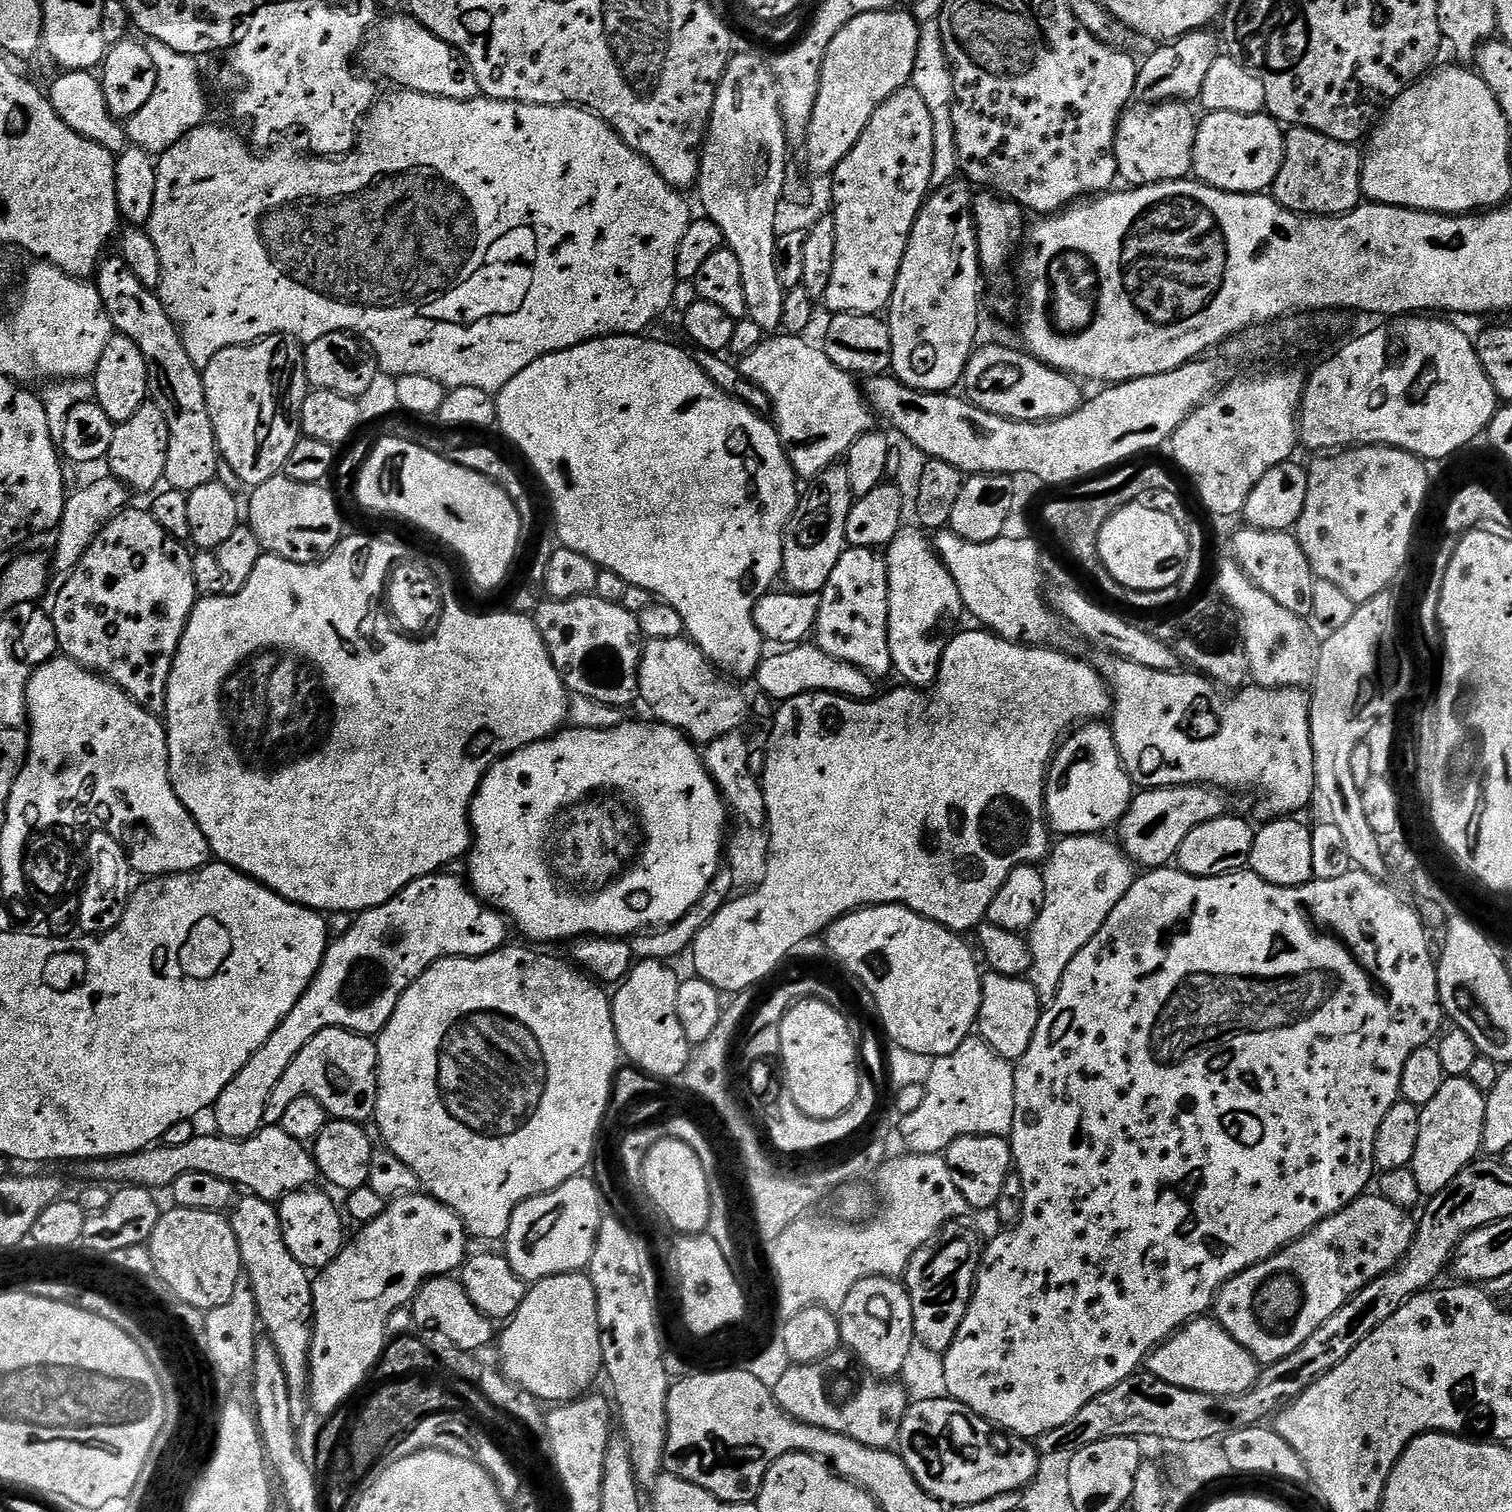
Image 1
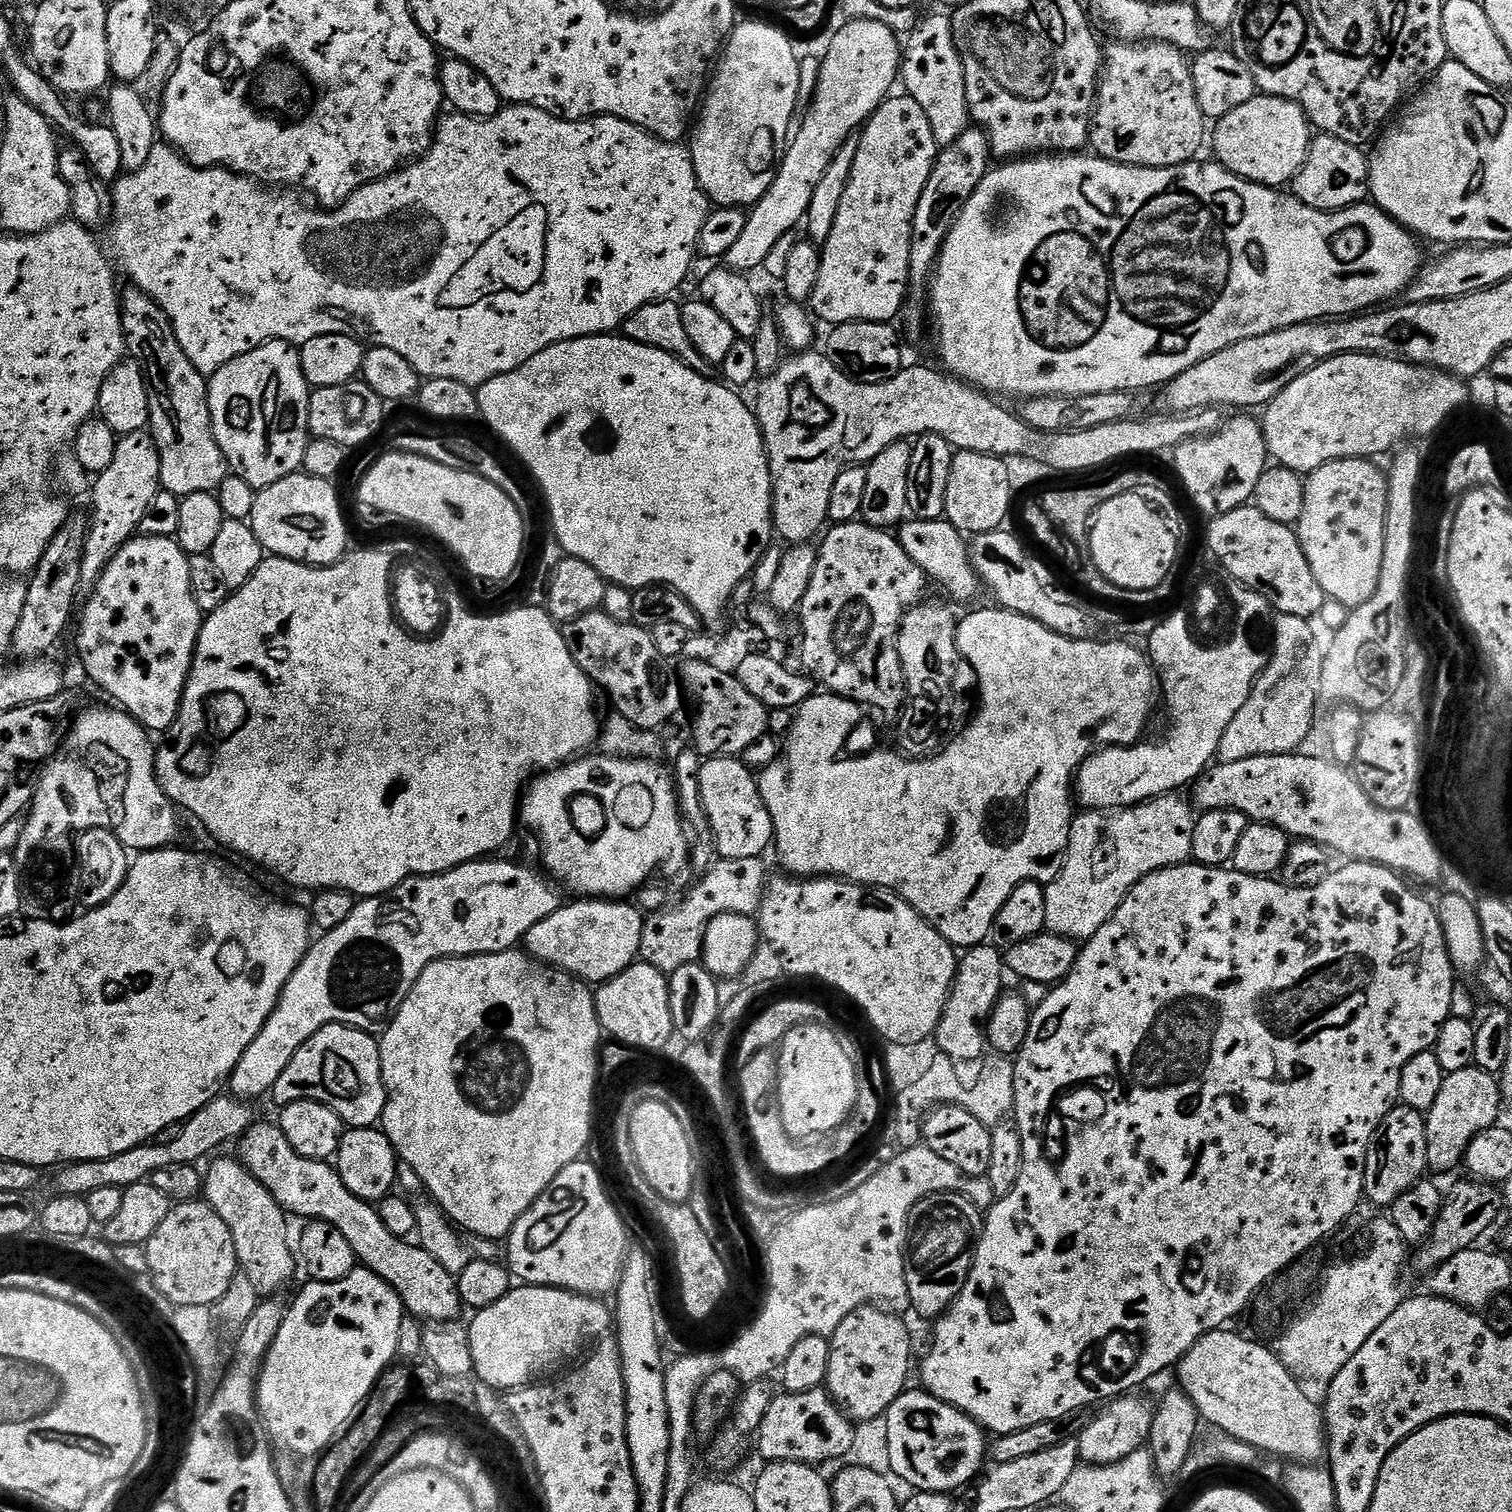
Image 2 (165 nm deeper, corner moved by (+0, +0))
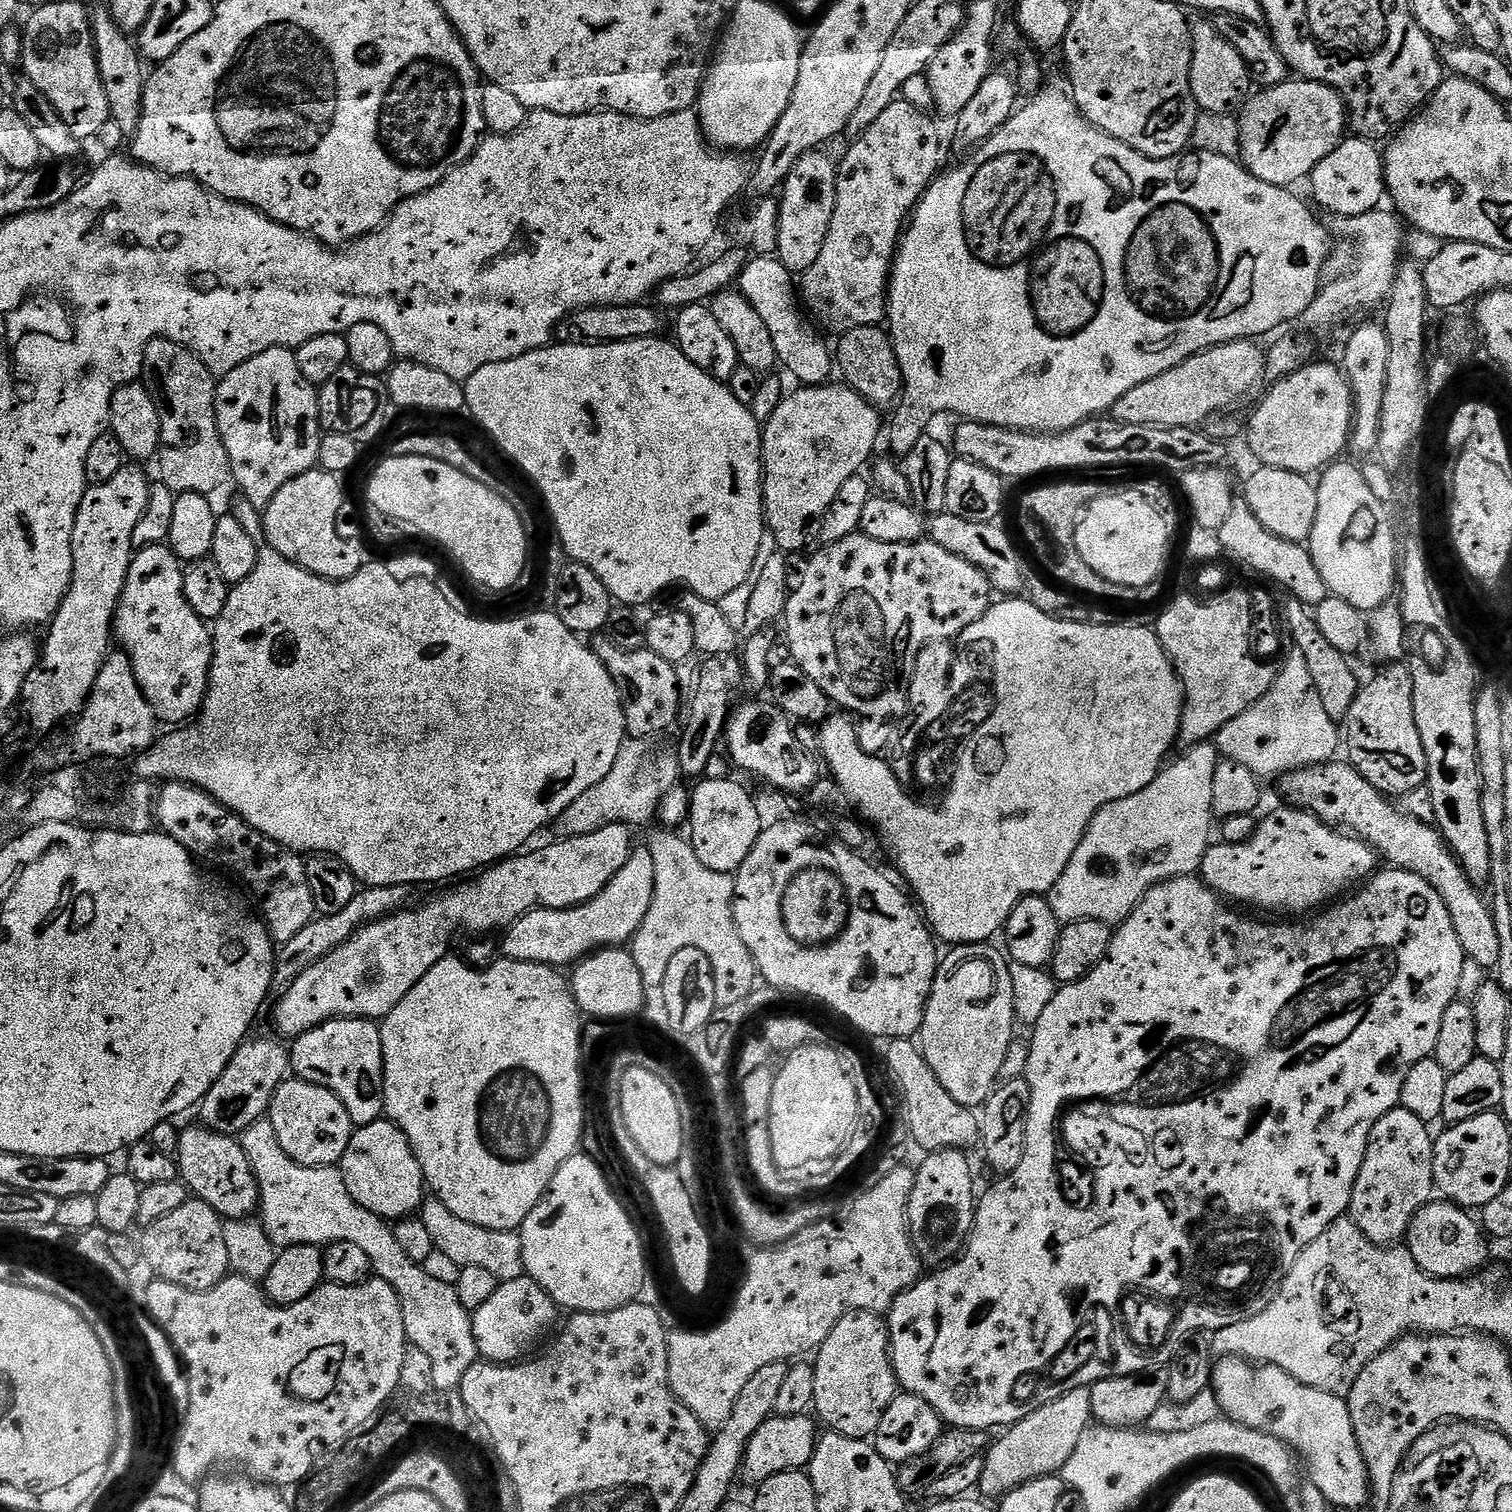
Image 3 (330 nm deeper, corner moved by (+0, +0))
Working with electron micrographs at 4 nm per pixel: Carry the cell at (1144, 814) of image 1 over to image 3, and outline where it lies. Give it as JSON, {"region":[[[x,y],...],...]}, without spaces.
{"region":[[[1340,763],[1315,764],[1279,777],[1280,792],[1288,799],[1285,801],[1293,808],[1312,813],[1322,823],[1363,840],[1383,859],[1385,856],[1391,867],[1404,868],[1430,882],[1438,890],[1438,898],[1446,902],[1446,910],[1450,910],[1450,922],[1454,922],[1454,934],[1462,942],[1465,957],[1485,970],[1495,969],[1500,947],[1489,901],[1485,897],[1483,900],[1481,889],[1469,882],[1443,836],[1431,823],[1416,820],[1399,807],[1396,809],[1392,805],[1395,803],[1366,782],[1350,763]]]}

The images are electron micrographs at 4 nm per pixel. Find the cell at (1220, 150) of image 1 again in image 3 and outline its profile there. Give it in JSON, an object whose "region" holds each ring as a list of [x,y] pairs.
{"region":[[[1290,78],[1285,84],[1257,91],[1245,103],[1238,119],[1244,167],[1254,178],[1270,182],[1270,186],[1291,189],[1299,180],[1307,181],[1314,166],[1345,139],[1350,113],[1344,97],[1335,88],[1313,80]]]}

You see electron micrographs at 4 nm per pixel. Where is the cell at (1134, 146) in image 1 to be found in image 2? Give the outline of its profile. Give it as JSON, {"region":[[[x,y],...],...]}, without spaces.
{"region":[[[1150,40],[1147,42],[1112,42],[1107,45],[1104,58],[1104,67],[1100,77],[1100,86],[1096,90],[1096,107],[1092,109],[1092,131],[1090,133],[1090,148],[1097,156],[1110,162],[1118,162],[1126,166],[1138,166],[1139,168],[1165,168],[1166,166],[1178,166],[1187,164],[1189,160],[1197,159],[1201,154],[1200,147],[1205,147],[1206,132],[1204,136],[1204,124],[1206,118],[1196,101],[1194,94],[1194,78],[1189,57],[1178,51],[1173,44],[1165,44],[1162,40]]]}

